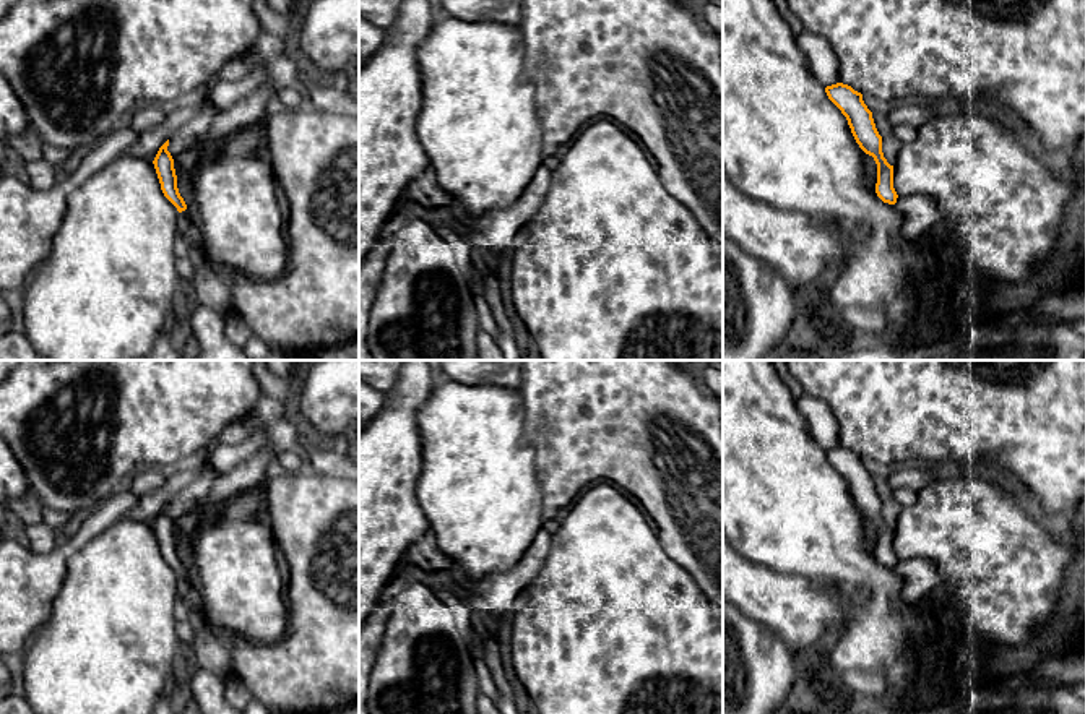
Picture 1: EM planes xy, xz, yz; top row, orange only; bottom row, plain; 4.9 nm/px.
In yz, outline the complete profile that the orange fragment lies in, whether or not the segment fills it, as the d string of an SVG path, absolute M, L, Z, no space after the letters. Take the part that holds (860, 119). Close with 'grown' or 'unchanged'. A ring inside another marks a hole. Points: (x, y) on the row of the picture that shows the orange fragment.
M836 83L825 88L828 99L846 117L851 133L859 148L874 157L877 164L877 196L888 204L897 203L897 191L893 188L893 166L887 162L882 153L882 136L879 135L872 112L862 101L862 94L851 86Z | unchanged

